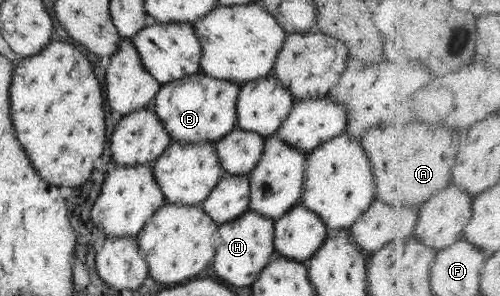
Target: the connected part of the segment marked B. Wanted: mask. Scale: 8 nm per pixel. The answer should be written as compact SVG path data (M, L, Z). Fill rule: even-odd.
M198 71L161 85L151 101L151 107L173 142L214 143L236 127L239 87L238 83L215 79Z

